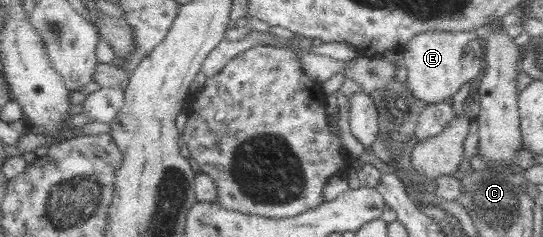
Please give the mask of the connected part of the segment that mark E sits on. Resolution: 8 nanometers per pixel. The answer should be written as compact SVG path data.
M432 31L418 33L402 45L401 63L406 68L405 85L415 99L429 104L450 102L452 96L480 73L484 47L470 31Z

